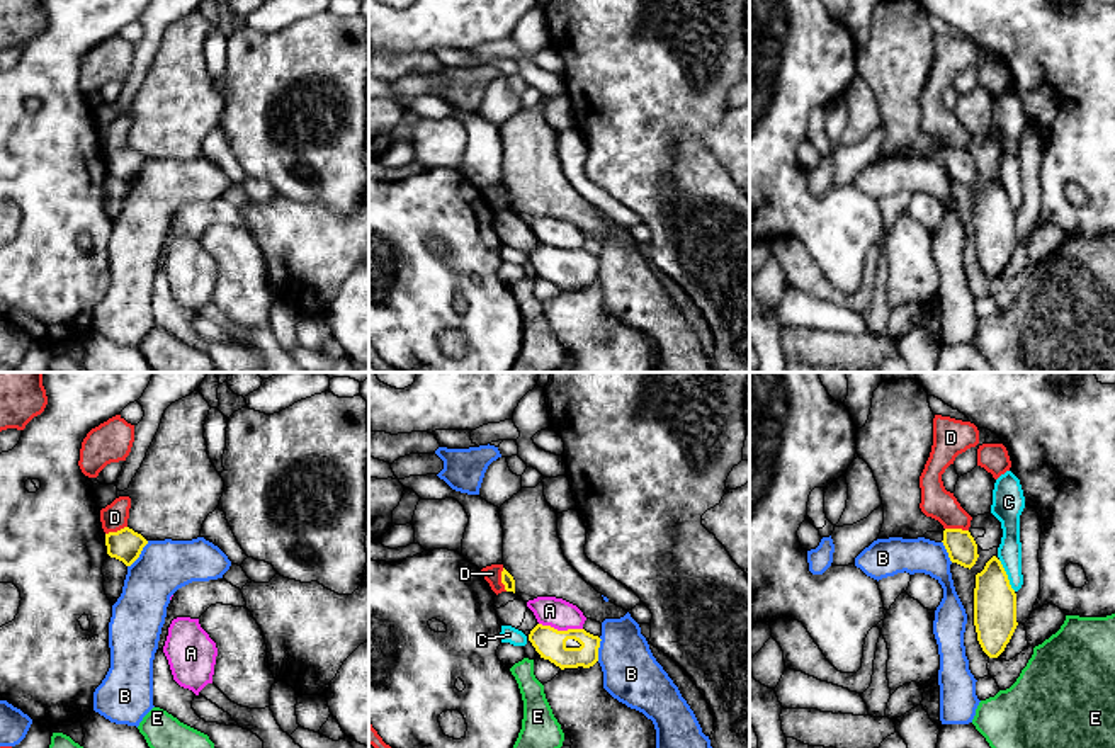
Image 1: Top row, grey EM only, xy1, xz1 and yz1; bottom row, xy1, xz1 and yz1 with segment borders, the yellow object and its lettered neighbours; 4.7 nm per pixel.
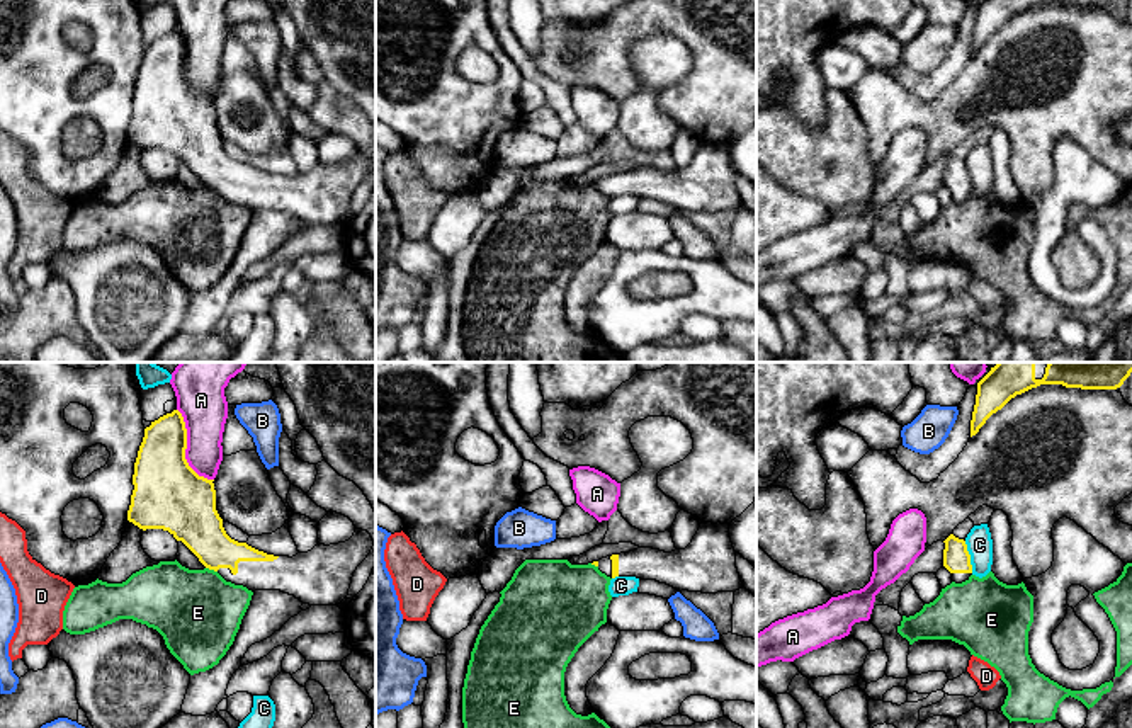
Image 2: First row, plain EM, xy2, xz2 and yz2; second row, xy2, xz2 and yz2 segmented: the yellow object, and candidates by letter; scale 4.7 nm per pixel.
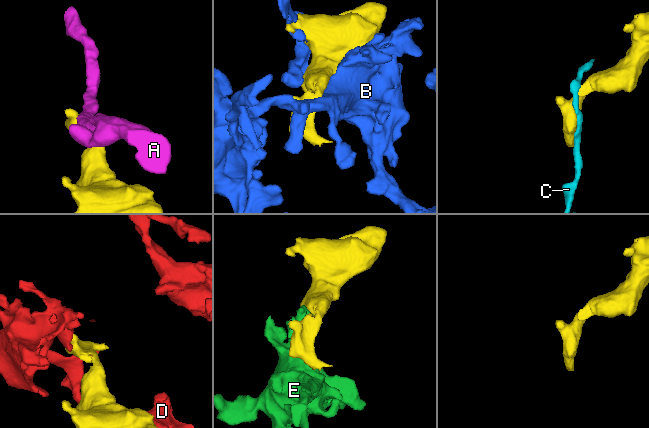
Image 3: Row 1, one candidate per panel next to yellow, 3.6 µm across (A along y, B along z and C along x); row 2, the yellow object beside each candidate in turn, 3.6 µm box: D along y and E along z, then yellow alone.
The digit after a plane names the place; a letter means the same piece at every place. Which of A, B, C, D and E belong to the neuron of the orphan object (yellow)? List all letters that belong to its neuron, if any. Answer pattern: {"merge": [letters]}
{"merge": []}

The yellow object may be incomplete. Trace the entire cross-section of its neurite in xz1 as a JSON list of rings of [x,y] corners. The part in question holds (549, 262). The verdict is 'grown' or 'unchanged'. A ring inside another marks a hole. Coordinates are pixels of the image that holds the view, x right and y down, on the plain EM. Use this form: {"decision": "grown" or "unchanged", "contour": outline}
{"decision": "grown", "contour": [[[537,243],[529,260],[537,270],[537,277],[549,279],[561,289],[590,287],[598,280],[600,257],[585,248],[558,250],[551,245]]]}

